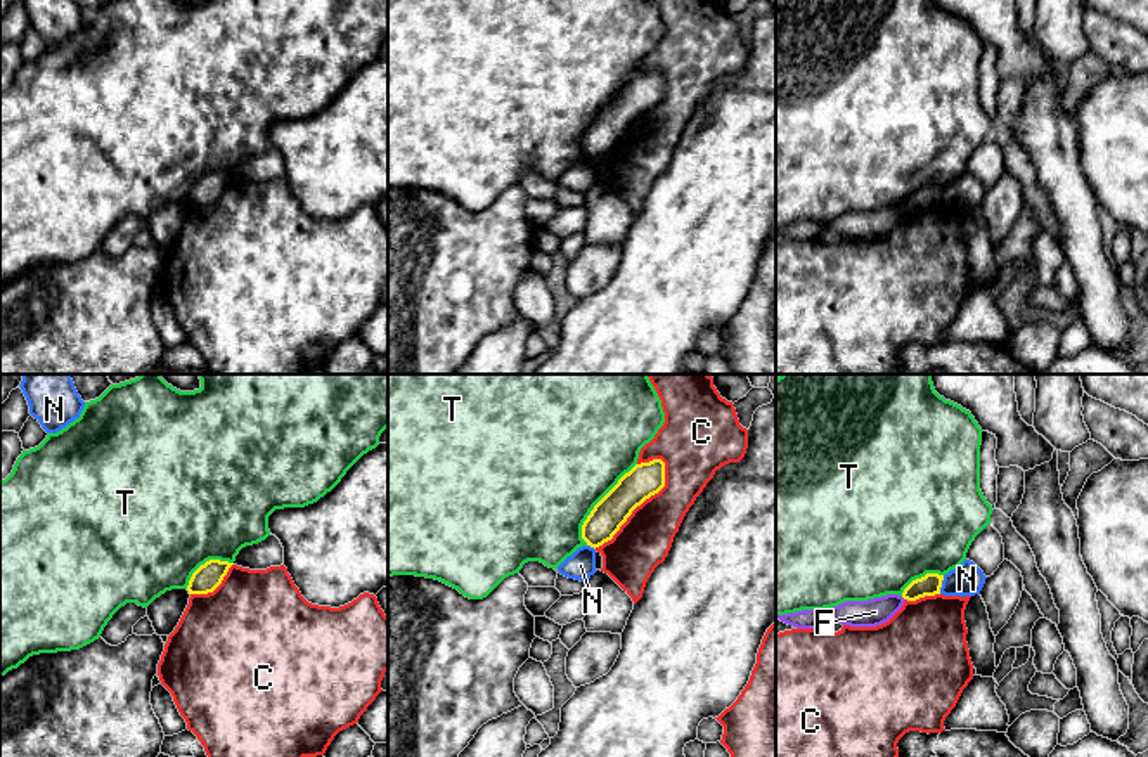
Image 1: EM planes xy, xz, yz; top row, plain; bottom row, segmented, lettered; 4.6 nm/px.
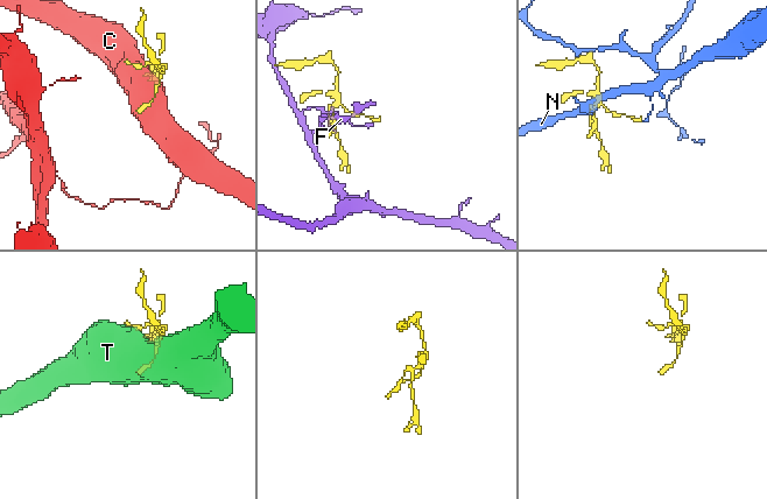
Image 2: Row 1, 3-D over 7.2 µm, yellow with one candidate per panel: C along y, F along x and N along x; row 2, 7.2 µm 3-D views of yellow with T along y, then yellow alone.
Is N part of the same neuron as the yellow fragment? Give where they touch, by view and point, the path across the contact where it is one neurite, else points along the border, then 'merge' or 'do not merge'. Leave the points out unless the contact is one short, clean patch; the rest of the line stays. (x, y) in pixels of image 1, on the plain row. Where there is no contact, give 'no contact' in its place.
contact yz (941, 196); border yz (944, 187), (939, 205); do not merge

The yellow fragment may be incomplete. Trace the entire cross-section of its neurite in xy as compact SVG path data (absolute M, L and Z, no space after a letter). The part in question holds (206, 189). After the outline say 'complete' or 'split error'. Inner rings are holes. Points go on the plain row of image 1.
M210 171L201 177L190 189L187 203L189 206L208 206L213 204L227 187L234 175Z | complete

